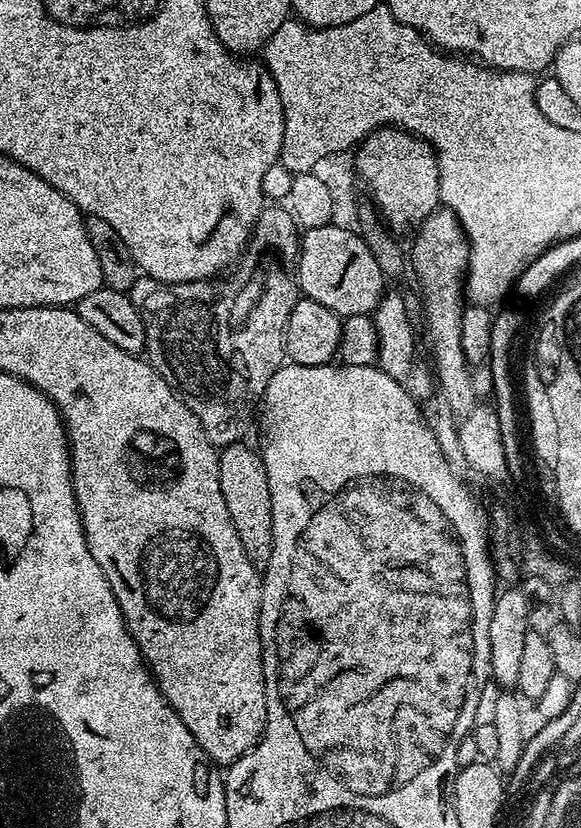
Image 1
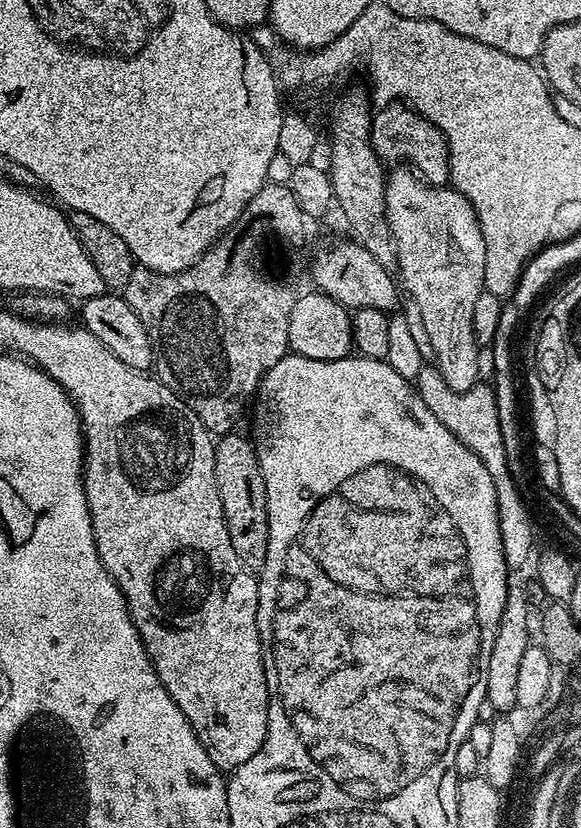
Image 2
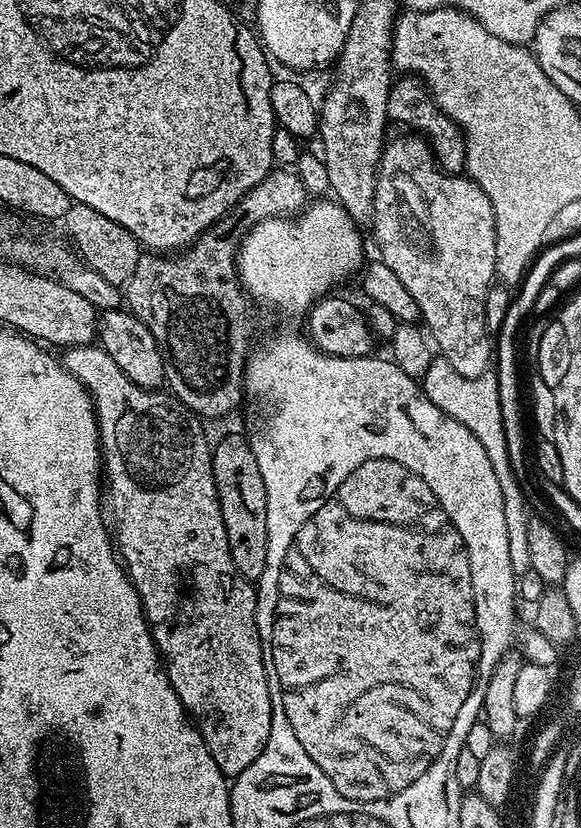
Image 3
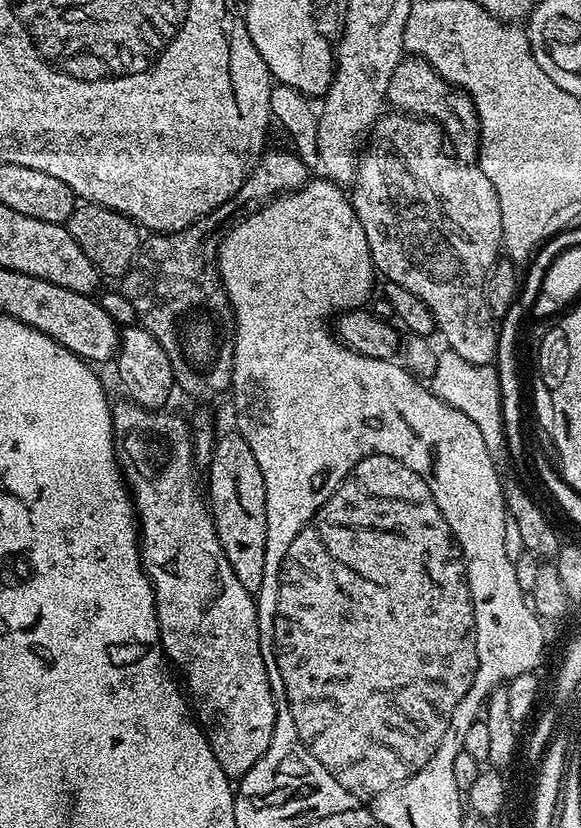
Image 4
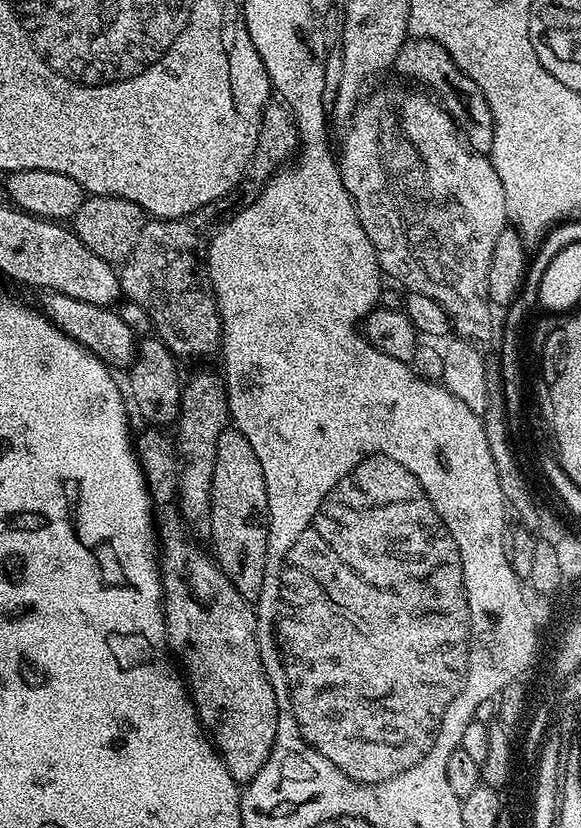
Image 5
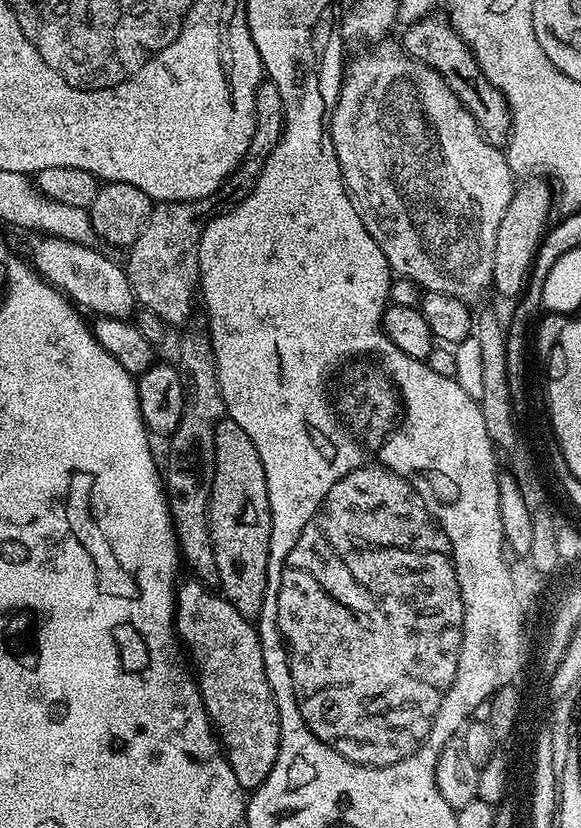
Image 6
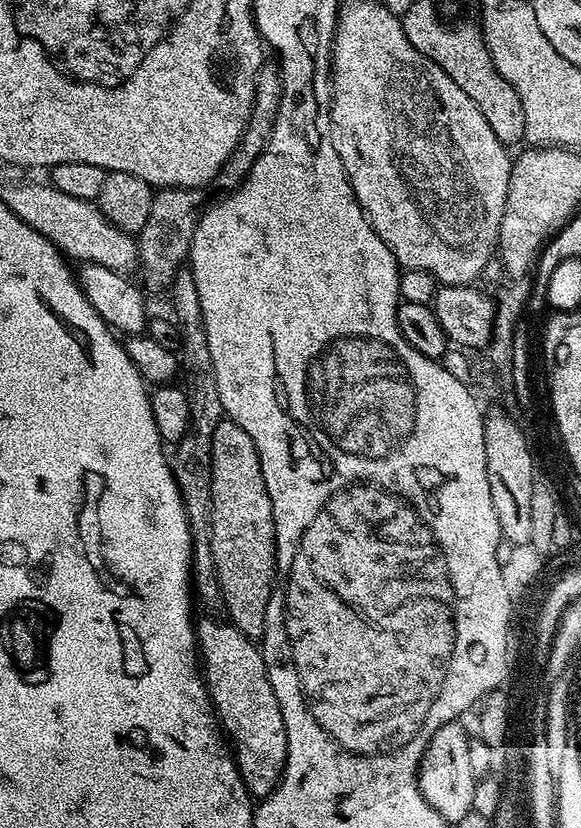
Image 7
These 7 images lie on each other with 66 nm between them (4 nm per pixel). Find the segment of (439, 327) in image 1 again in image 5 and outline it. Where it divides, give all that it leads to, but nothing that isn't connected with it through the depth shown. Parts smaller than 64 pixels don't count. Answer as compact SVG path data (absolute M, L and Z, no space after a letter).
M383 86L377 87L375 91L371 93L367 98L360 101L359 108L356 109L355 114L347 121L346 126L348 129L344 132L344 141L340 144L340 150L338 146L338 163L340 166L340 173L342 174L342 182L346 186L346 190L350 194L350 198L354 202L356 207L356 213L358 218L362 222L362 230L366 230L366 234L370 238L370 242L374 246L376 251L376 257L380 263L380 271L389 281L395 282L401 289L407 290L408 292L417 292L418 294L426 294L426 298L434 298L434 302L438 302L442 306L442 310L448 315L450 321L450 328L457 337L463 338L471 342L481 342L480 340L488 340L492 336L492 312L493 309L490 307L490 301L488 299L488 291L486 290L486 274L490 270L490 254L494 254L494 246L498 242L498 234L502 234L506 225L509 223L508 219L508 207L506 206L506 190L502 190L502 178L498 178L498 174L494 170L491 159L487 155L477 154L468 147L467 143L462 139L462 133L459 128L456 127L455 120L448 111L441 106L439 103L435 104L431 100L431 95L425 94L423 91L415 92L415 87L404 86L408 88L383 88Z

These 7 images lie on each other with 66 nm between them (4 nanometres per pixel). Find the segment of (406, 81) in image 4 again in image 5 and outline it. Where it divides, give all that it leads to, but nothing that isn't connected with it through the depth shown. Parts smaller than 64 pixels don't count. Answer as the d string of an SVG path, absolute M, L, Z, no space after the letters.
M409 38L398 50L394 72L400 76L405 76L405 81L421 80L425 84L425 89L433 93L441 92L442 95L452 95L456 100L443 101L442 106L450 113L456 122L456 127L460 129L463 139L469 148L477 154L491 153L494 142L494 126L492 125L492 115L490 106L484 100L484 95L478 90L478 86L467 74L458 67L450 58L450 54L432 40L417 40Z

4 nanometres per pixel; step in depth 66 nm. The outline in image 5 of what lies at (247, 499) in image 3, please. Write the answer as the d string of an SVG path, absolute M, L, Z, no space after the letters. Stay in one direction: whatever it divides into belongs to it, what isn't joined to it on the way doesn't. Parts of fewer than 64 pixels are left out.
M227 426L218 434L217 458L214 465L212 508L212 544L216 547L214 559L226 578L250 602L259 600L266 566L270 563L268 545L268 499L262 462L254 454L254 446L234 426Z

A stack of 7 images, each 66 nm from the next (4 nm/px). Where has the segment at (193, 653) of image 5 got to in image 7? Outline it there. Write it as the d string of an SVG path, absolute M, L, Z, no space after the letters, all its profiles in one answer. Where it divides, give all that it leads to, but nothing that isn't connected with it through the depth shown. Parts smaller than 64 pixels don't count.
M204 620L201 624L199 621L195 625L198 652L202 657L204 685L208 687L208 696L212 700L213 708L216 709L216 719L230 741L236 769L240 771L240 777L249 796L263 798L275 790L280 773L284 770L286 722L282 722L282 710L278 706L278 698L274 698L274 690L268 681L264 653L258 647L257 641L239 632L231 622L221 620Z

